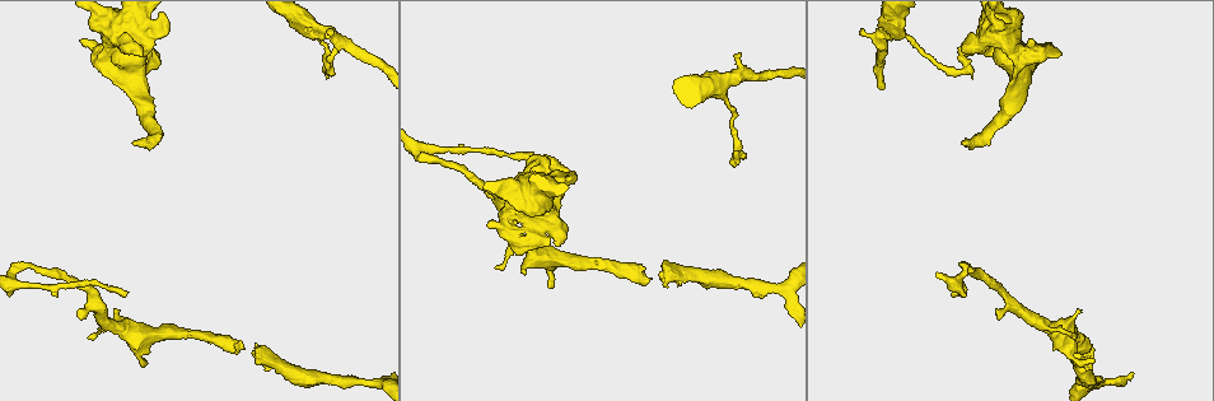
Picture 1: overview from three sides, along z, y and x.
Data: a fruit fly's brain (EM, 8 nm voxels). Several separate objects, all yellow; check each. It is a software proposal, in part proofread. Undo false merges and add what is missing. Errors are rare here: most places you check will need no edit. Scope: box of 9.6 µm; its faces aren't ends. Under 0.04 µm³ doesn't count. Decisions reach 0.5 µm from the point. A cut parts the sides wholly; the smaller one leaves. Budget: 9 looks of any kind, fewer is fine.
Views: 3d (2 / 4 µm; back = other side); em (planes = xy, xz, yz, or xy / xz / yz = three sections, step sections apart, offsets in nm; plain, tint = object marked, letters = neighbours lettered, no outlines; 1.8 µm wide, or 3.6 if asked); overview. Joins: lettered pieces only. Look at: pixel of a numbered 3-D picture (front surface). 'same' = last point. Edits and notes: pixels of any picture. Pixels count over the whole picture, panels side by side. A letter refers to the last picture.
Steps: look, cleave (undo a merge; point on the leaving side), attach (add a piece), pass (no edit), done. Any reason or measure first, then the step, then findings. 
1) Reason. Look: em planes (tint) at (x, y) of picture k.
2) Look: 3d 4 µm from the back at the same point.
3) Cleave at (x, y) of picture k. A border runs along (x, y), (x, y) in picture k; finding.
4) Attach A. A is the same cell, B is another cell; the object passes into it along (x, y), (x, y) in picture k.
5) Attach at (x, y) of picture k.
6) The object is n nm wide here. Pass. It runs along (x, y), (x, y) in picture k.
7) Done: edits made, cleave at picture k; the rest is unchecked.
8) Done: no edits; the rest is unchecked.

An open end. Look: em planes (letters) at (965, 140) of picture 1.

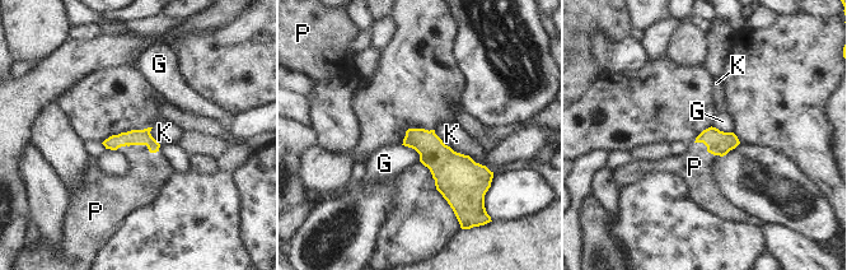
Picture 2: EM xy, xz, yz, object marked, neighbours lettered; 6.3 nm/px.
Attach P. P is the same cell, G and K are other cells; the object passes into it along (135, 136), (137, 144), (148, 171) in picture 2; it goes on there.

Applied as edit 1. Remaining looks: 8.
Redraw. Look: overview.

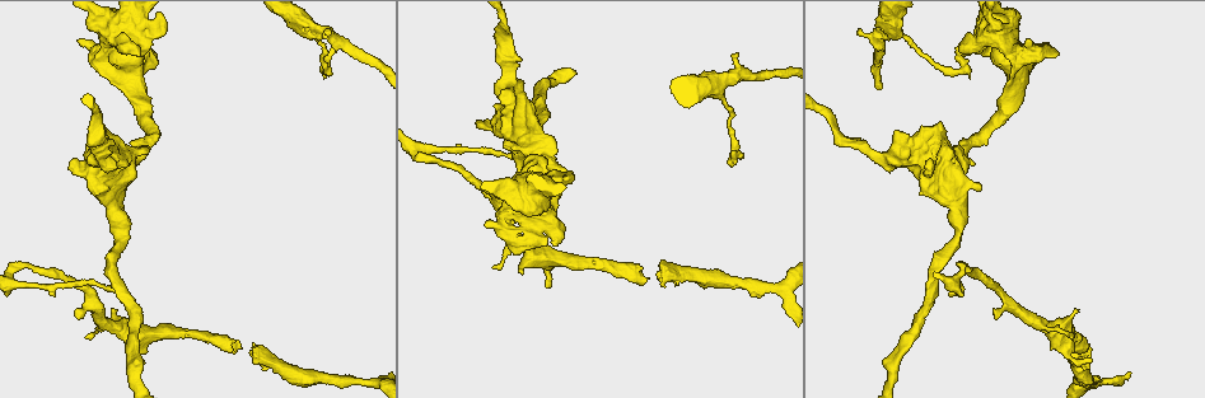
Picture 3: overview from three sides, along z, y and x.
Touches itself. Look: em 3.6 µm planes (letters) at (518, 240) of picture 3.

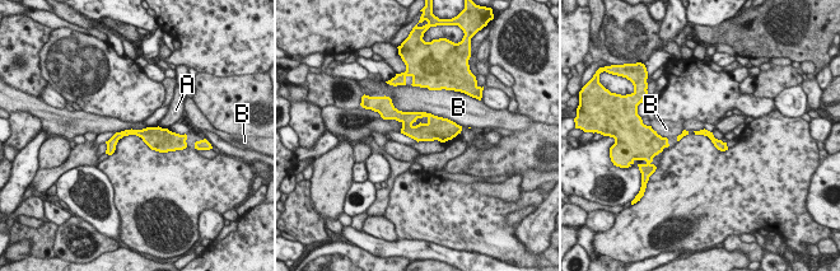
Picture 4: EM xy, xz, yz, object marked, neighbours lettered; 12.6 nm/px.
Pass. A and B are other cells; it runs along (704, 131), (724, 148) in picture 4; all the same neuron.

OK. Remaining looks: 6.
Branch stops here. Look: em planes (plain) at (859, 34) of picture 3.

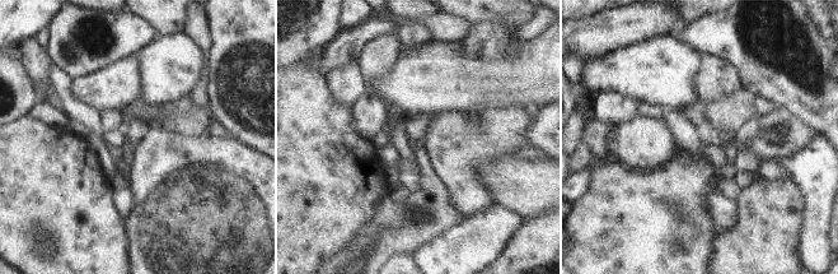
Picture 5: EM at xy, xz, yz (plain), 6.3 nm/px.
Look: em planes (letters) at the same point.

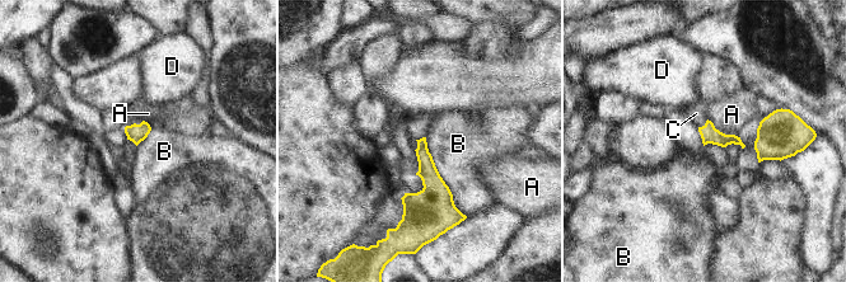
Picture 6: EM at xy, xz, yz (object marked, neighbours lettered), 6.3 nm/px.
Attach C. C is the same cell, A, B and D are other cells; the object passes into it along (136, 134), (134, 123), (131, 117) in picture 6; it goes on there.

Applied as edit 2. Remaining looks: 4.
Free end. Look: 3d 4 µm from the back at (739, 159) of picture 3.

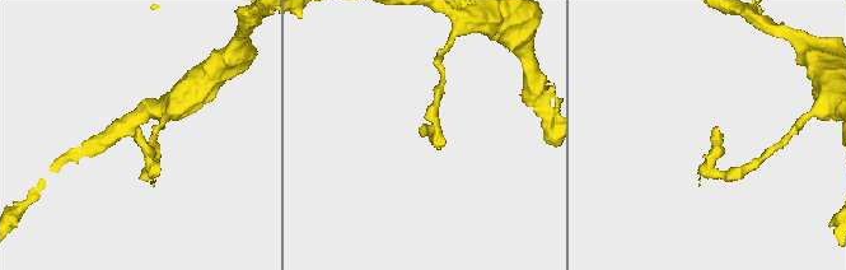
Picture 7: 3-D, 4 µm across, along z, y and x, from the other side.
Look: em planes (plain) at (136, 127) of picture 7.

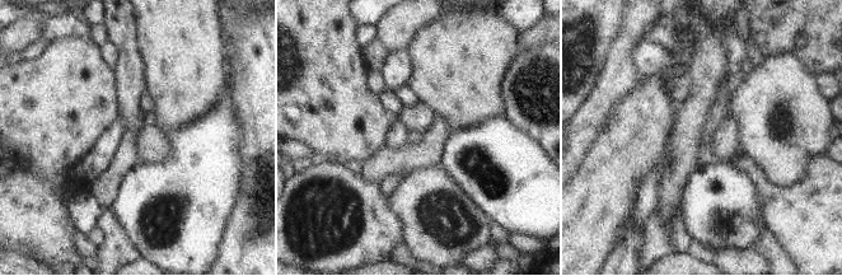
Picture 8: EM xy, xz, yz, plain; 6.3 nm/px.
See the neighbours. Look: em planes (letters) at the same point.

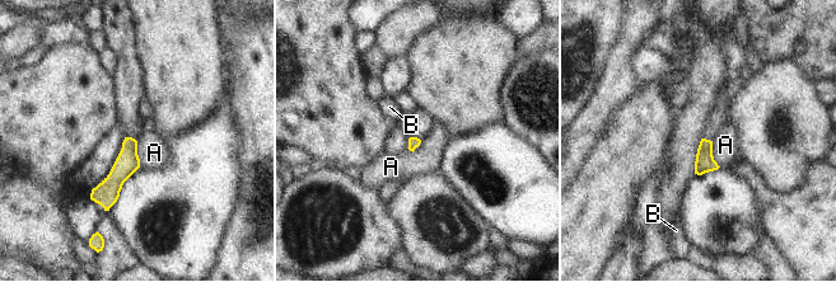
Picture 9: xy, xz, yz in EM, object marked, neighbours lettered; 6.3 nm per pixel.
Pass. A and B are other cells; no lettered piece goes on from it.

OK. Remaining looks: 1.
Done: edits made, attach at picture 2, attach at picture 6; the rest is unchecked.

